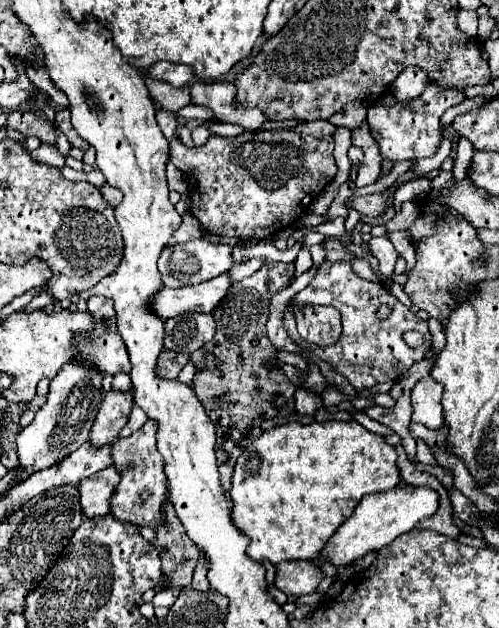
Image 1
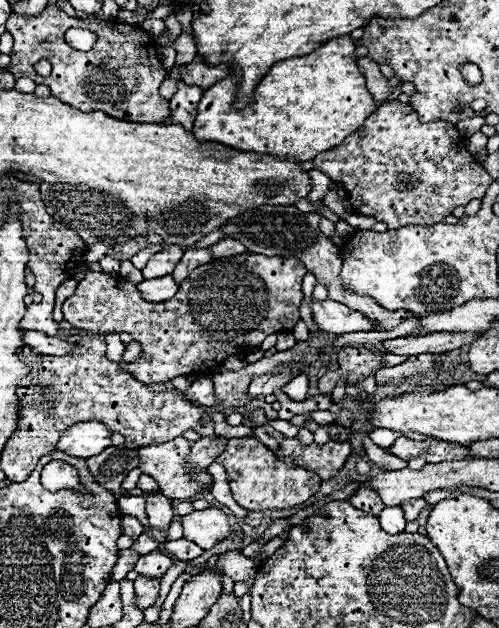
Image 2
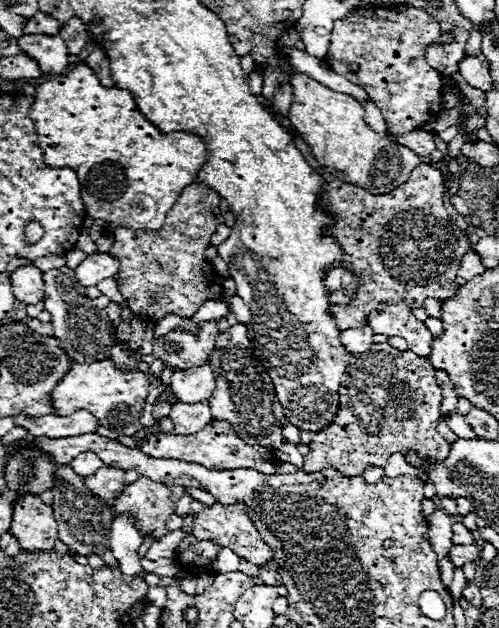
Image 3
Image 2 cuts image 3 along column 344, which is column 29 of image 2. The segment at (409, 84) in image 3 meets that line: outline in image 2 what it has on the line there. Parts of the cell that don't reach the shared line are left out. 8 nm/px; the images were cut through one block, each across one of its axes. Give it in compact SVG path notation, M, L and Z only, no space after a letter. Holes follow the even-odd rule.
M52 4L36 18L10 14L6 28L14 36L14 50L10 52L10 64L6 70L16 78L32 78L36 84L46 84L52 90L52 96L68 102L68 106L76 106L84 112L102 110L112 118L128 122L162 122L170 116L168 100L158 92L166 78L162 58L158 58L158 44L140 26L124 22L116 24L110 20L84 22L66 16L56 4ZM68 28L92 30L98 36L92 50L78 52L70 48L64 40ZM42 58L52 62L52 74L48 78L36 76L32 68L32 64Z

